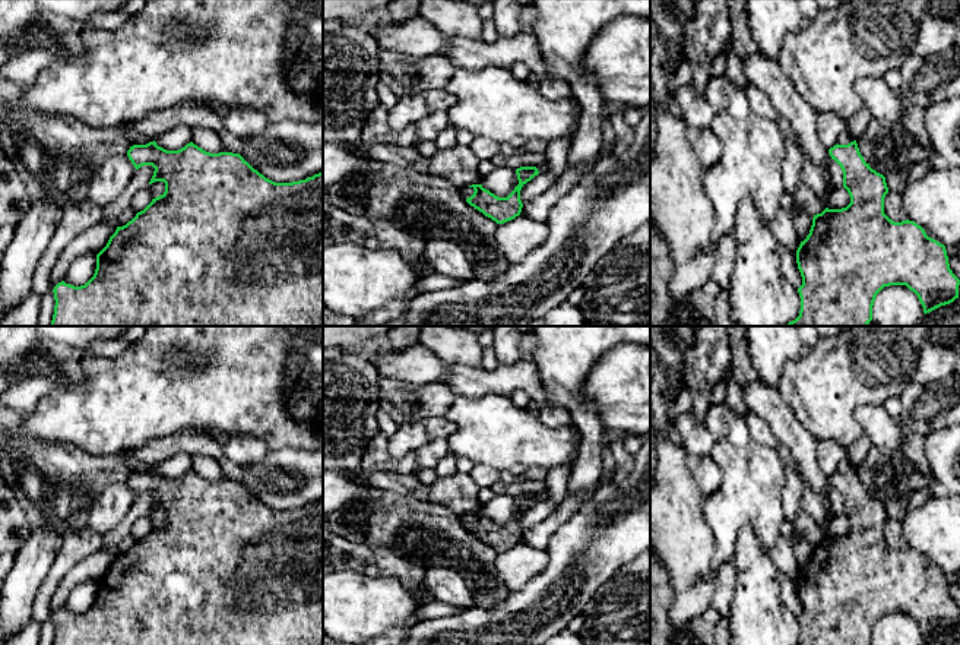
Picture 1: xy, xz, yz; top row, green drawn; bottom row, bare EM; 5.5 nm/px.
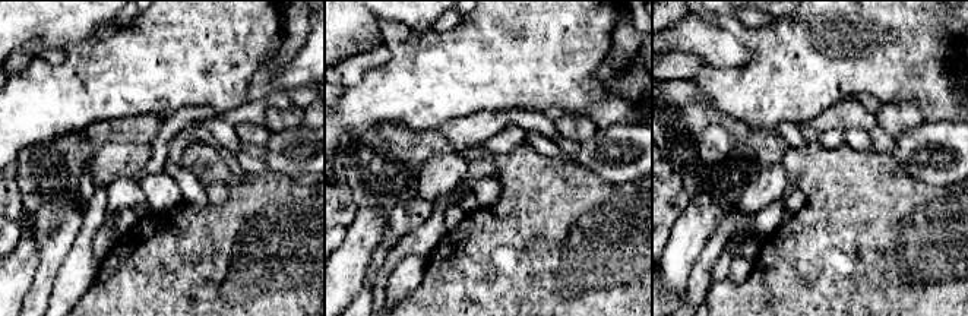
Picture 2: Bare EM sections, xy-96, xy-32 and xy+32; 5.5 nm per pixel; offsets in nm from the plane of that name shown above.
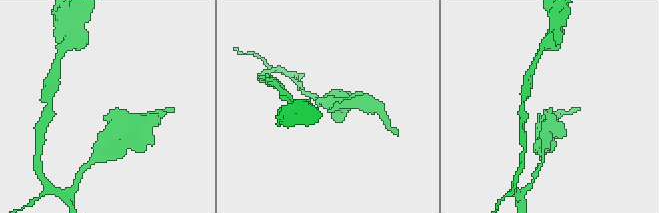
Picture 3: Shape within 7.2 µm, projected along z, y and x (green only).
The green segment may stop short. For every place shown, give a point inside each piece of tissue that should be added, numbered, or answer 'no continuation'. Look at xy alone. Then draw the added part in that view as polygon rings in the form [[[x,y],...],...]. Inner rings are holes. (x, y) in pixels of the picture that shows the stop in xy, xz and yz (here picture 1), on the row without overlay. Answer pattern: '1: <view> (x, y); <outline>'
no continuation

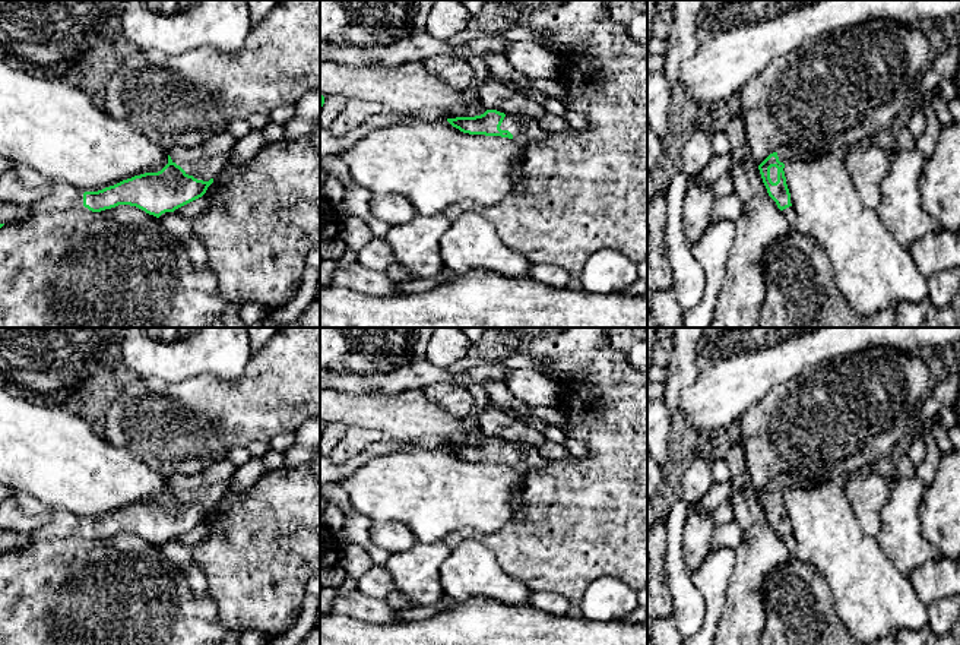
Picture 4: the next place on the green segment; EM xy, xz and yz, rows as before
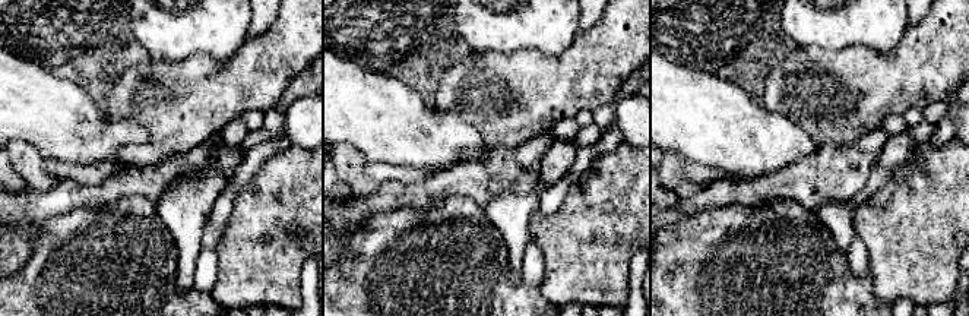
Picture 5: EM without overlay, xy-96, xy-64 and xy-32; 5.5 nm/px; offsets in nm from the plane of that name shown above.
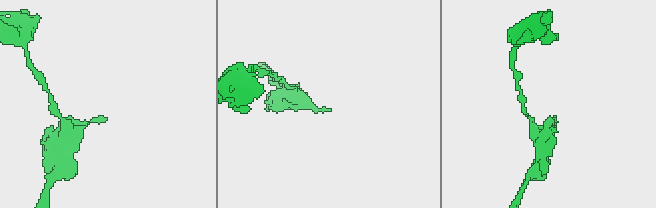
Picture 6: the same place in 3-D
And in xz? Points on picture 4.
1: xz (523, 457); [[[507,443],[504,445],[501,458],[508,458],[513,462],[514,471],[525,480],[526,474],[532,468],[542,468],[548,464],[538,453],[538,448],[533,448],[526,443]]]

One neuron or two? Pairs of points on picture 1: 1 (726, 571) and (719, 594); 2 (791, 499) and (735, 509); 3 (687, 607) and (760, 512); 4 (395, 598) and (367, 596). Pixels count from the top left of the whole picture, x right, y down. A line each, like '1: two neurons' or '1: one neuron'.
1: one neuron
2: two neurons
3: two neurons
4: one neuron

